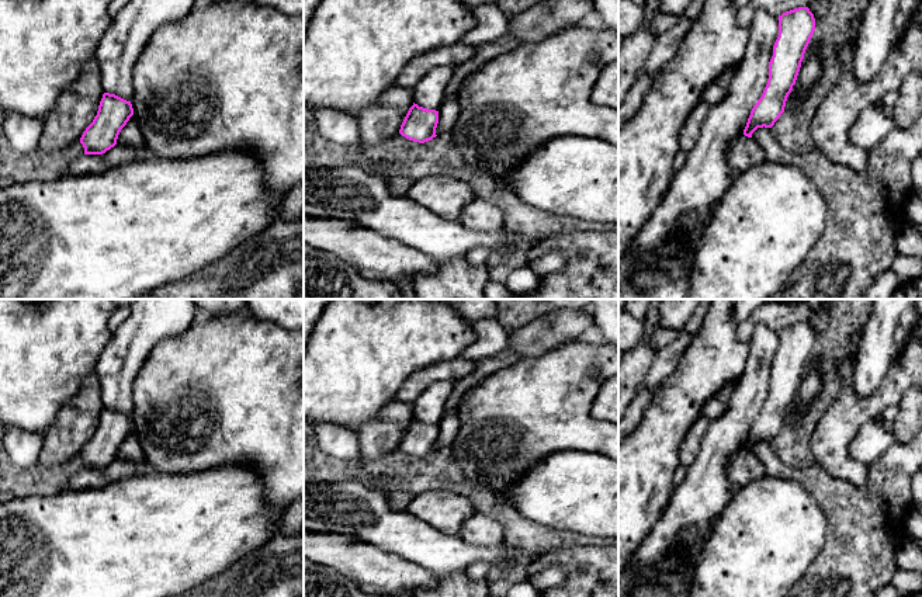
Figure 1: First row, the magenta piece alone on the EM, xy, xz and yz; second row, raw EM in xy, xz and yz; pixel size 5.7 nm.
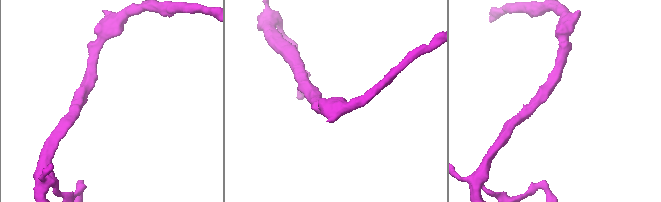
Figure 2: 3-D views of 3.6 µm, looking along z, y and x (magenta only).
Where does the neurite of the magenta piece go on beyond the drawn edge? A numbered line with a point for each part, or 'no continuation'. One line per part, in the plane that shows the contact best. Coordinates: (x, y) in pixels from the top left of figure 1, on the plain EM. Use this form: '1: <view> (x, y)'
no continuation

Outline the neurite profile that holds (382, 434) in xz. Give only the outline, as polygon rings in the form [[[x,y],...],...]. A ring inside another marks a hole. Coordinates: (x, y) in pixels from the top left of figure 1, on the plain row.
[[[389,402],[357,431],[361,455],[367,459],[375,459],[398,450],[412,420],[412,403]]]

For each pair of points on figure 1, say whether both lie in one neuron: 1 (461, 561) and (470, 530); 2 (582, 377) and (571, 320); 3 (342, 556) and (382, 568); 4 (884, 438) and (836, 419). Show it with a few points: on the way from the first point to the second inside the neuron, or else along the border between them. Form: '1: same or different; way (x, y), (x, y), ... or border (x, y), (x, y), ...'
1: different; border (457, 537), (474, 545), (498, 545)
2: different; border (576, 339), (561, 343), (544, 353)
3: same; way (352, 558), (373, 568)
4: different; border (874, 419), (852, 440), (853, 460)

